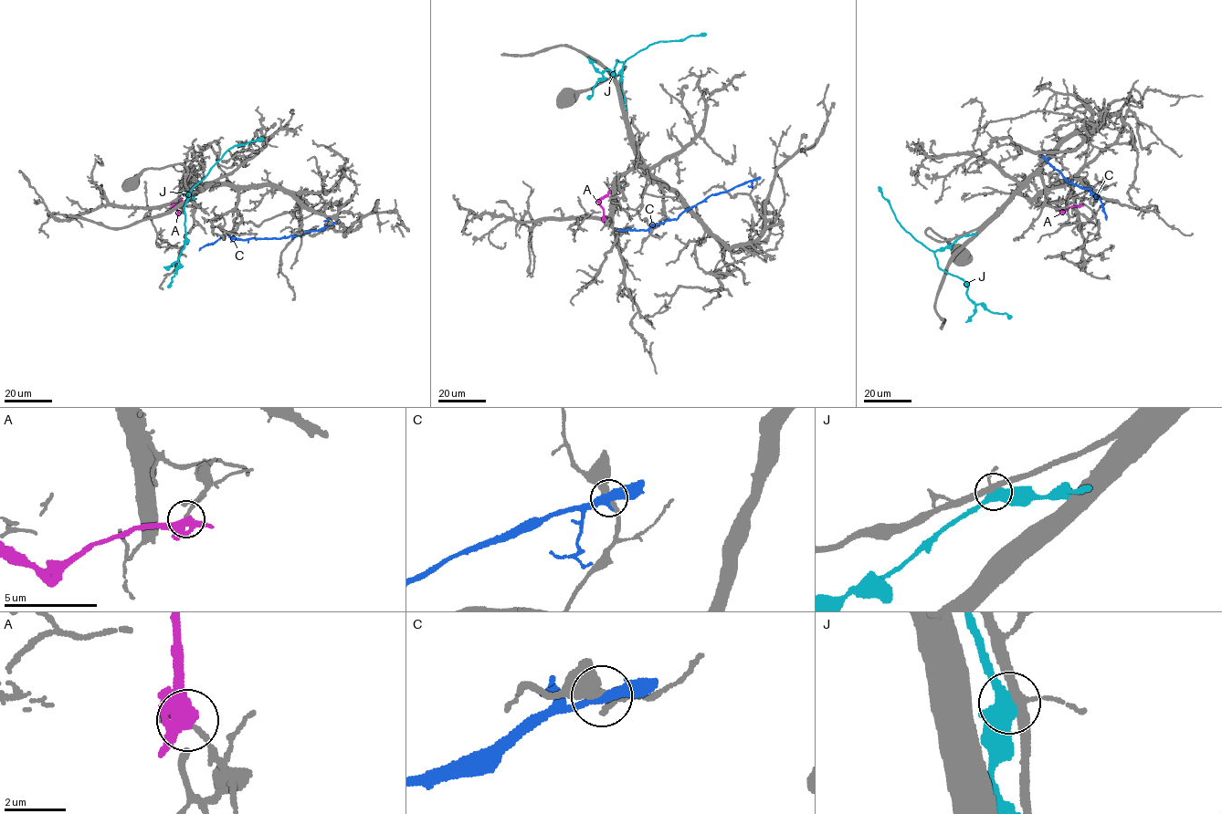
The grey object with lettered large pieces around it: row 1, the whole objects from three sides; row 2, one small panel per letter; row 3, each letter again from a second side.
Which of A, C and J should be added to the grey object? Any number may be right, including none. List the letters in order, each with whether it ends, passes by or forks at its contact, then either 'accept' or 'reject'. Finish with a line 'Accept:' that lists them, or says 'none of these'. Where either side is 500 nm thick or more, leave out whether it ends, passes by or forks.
A: it forks; reject
C: it passes by; reject
J: it passes by; reject
Accept: none of these

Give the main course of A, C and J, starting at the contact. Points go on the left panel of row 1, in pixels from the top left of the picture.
A: (179, 213), (172, 206), (181, 200)
C: (331, 224), (284, 238), (242, 240), (223, 234), (199, 250)
J: (191, 192), (186, 193), (190, 194), (184, 208), (184, 246), (169, 287)

